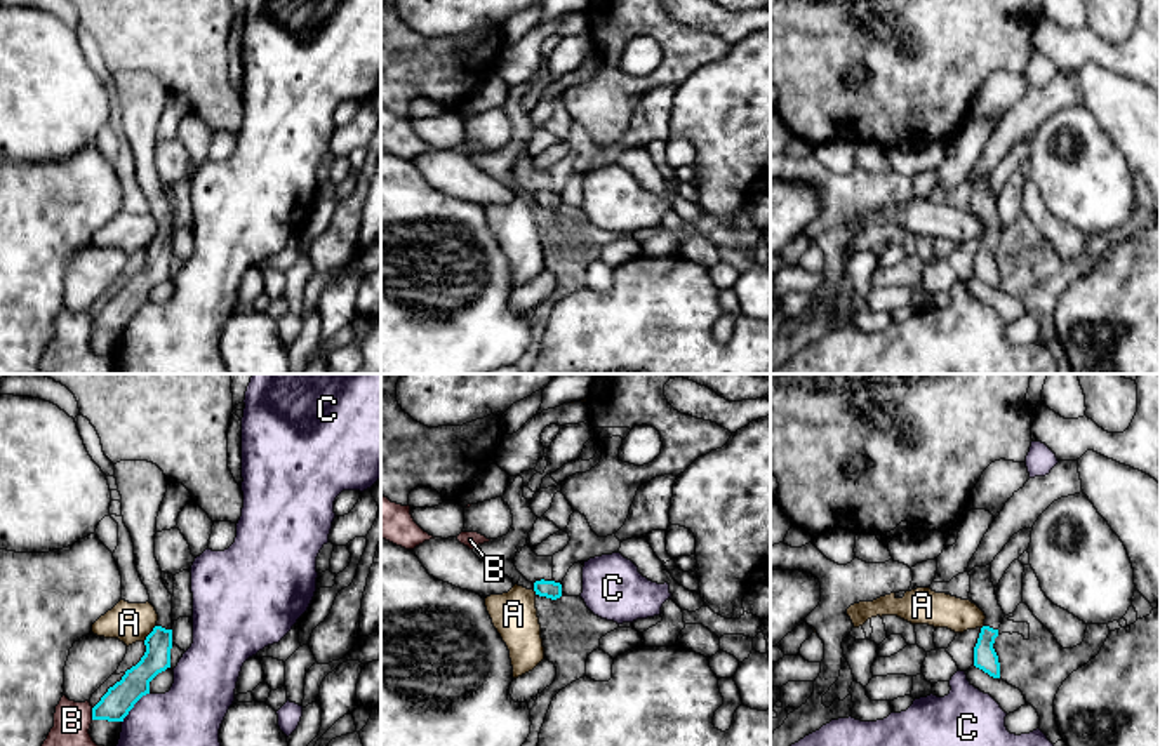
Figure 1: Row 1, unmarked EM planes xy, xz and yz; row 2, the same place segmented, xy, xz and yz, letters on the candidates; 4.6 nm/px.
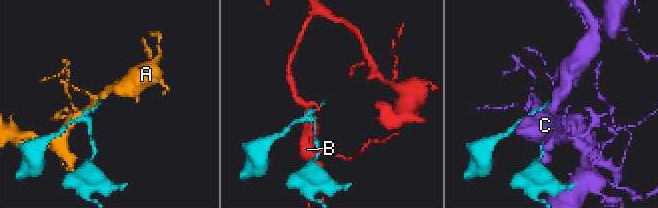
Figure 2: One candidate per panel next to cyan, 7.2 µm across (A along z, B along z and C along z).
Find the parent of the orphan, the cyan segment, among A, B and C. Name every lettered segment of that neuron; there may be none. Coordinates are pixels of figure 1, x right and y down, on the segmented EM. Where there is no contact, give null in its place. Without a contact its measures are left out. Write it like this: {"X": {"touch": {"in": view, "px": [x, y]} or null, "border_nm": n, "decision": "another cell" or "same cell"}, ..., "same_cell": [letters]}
{"A": {"touch": {"in": "xy", "px": [150, 633]}, "border_nm": 100, "decision": "another cell"}, "B": {"touch": {"in": "xy", "px": [93, 713]}, "border_nm": 60, "decision": "another cell"}, "C": {"touch": {"in": "xy", "px": [133, 706]}, "border_nm": 190, "decision": "another cell"}, "same_cell": []}

